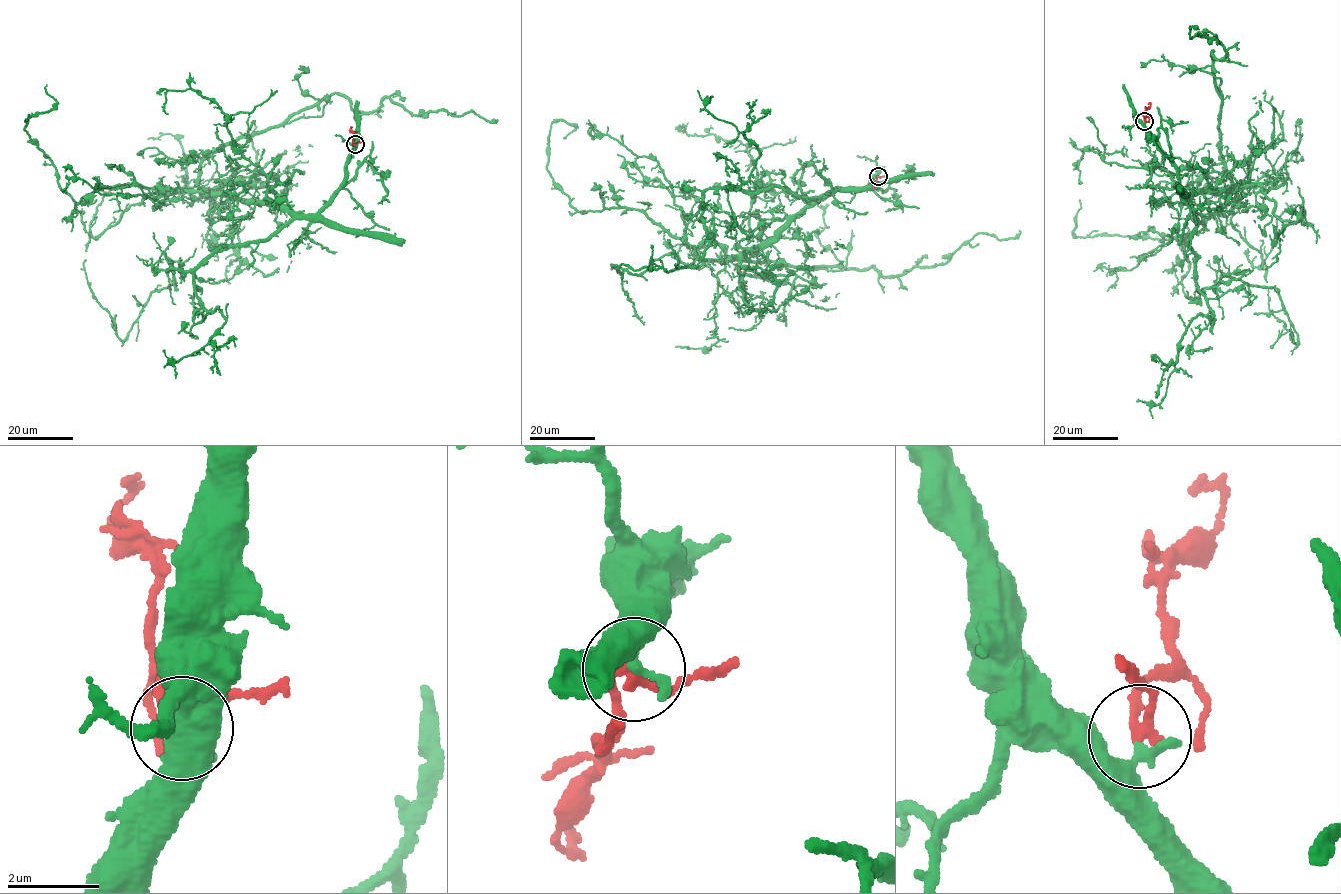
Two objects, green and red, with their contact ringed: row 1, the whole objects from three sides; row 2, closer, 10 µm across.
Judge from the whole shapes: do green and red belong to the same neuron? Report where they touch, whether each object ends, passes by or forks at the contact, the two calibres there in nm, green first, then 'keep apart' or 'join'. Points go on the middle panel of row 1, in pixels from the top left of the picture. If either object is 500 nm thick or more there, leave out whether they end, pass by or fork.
(878, 176) | green ends | red passes by | 360/220 nm | join

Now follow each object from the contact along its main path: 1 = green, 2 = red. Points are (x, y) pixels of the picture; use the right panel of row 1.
1: (1145, 122), (1183, 196), (1233, 190), (1212, 54), (1227, 50), (1189, 29)
2: (1145, 121), (1146, 108), (1150, 106), (1148, 103)

